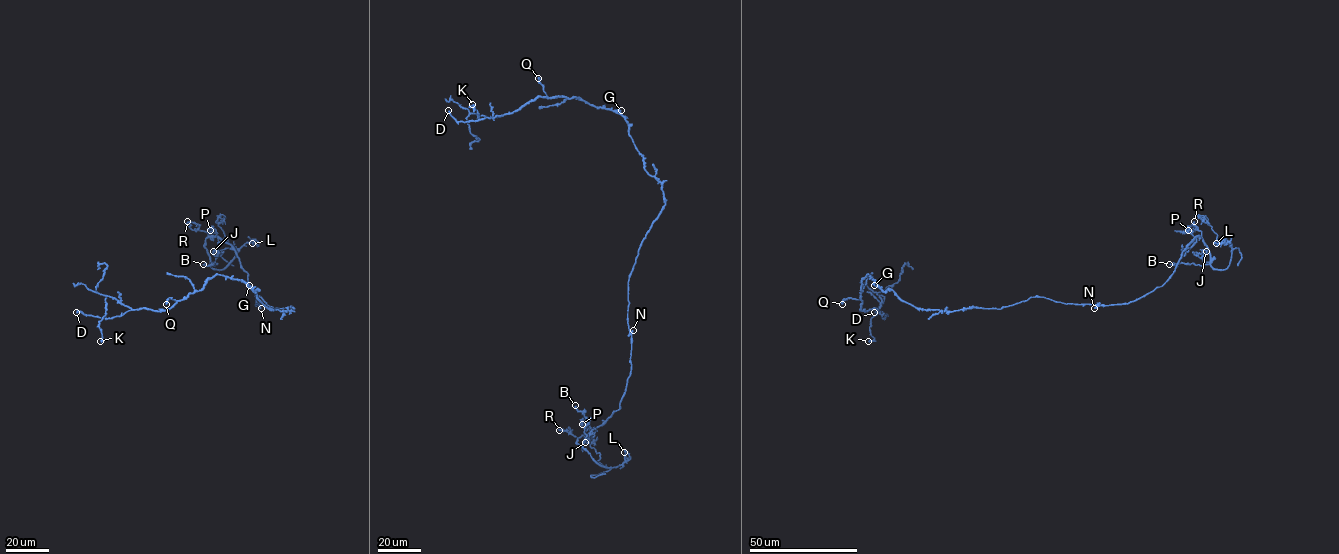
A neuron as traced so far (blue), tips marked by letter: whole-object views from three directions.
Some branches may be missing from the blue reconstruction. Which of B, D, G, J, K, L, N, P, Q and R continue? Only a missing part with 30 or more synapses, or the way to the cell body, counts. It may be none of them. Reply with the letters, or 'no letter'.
no letter

